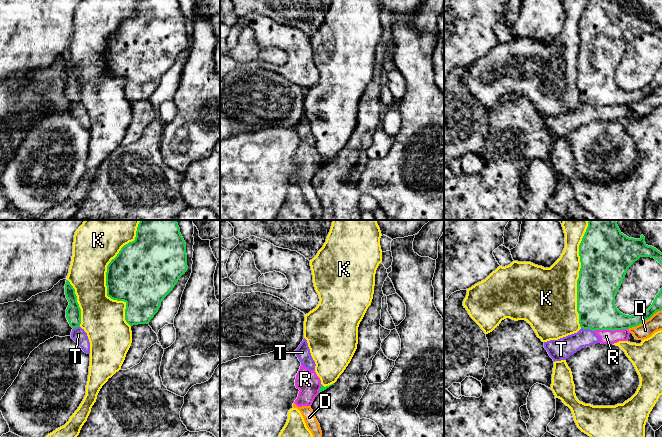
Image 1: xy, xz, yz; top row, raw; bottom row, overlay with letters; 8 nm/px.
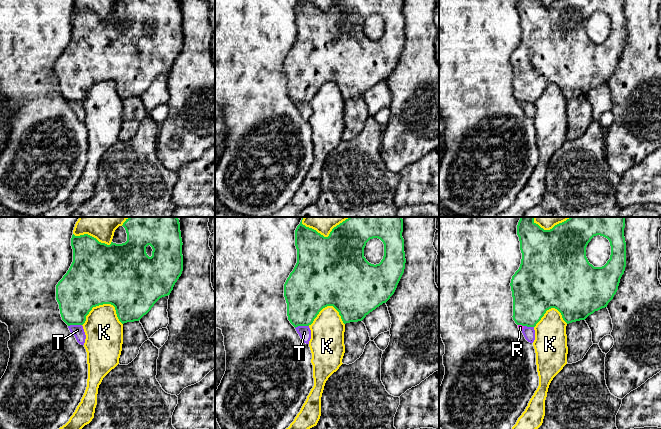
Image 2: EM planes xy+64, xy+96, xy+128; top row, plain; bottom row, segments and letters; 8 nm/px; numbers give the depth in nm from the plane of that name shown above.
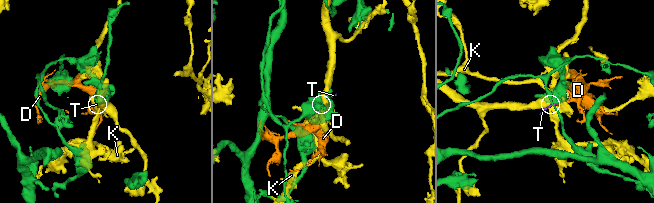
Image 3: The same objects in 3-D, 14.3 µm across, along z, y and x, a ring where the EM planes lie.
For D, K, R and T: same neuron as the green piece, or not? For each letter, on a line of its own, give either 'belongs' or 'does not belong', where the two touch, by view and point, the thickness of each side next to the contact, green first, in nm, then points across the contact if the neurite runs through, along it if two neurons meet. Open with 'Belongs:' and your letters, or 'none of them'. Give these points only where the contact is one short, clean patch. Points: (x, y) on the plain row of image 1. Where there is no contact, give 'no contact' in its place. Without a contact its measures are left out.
Belongs: none of them
D: does not belong; contact yz (644, 97); calibres 170 and 130 nm
K: does not belong; contact xy (106, 54); calibres 460 and 320 nm
R: does not belong; contact yz (610, 105); calibres 300 and 110 nm; border yz (627, 104), (594, 107)
T: does not belong; contact yz (587, 104); calibres 300 and 160 nm; border yz (581, 103), (593, 107)

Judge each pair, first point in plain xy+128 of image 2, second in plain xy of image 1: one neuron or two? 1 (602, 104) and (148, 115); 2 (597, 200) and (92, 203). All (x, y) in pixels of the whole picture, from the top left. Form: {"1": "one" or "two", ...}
{"1": "two", "2": "one"}

